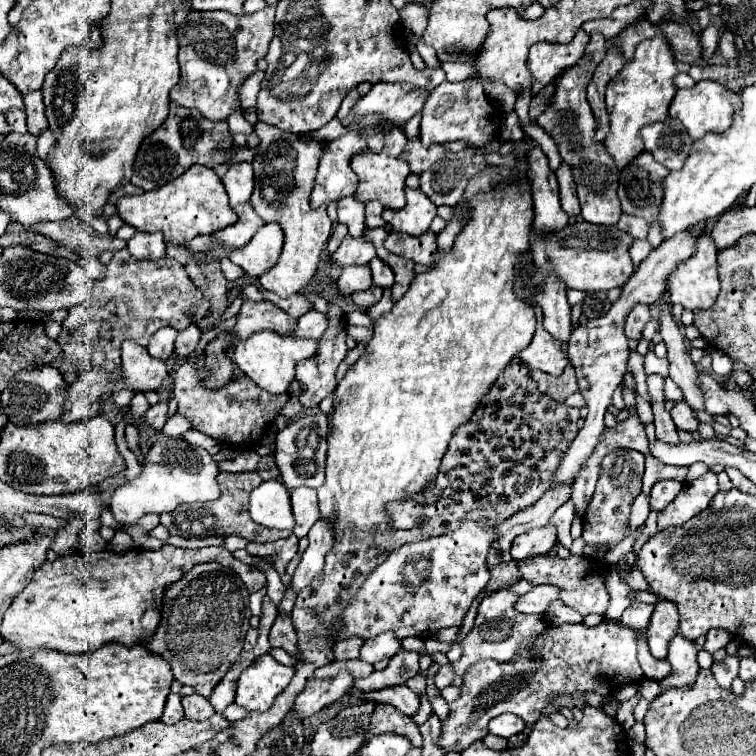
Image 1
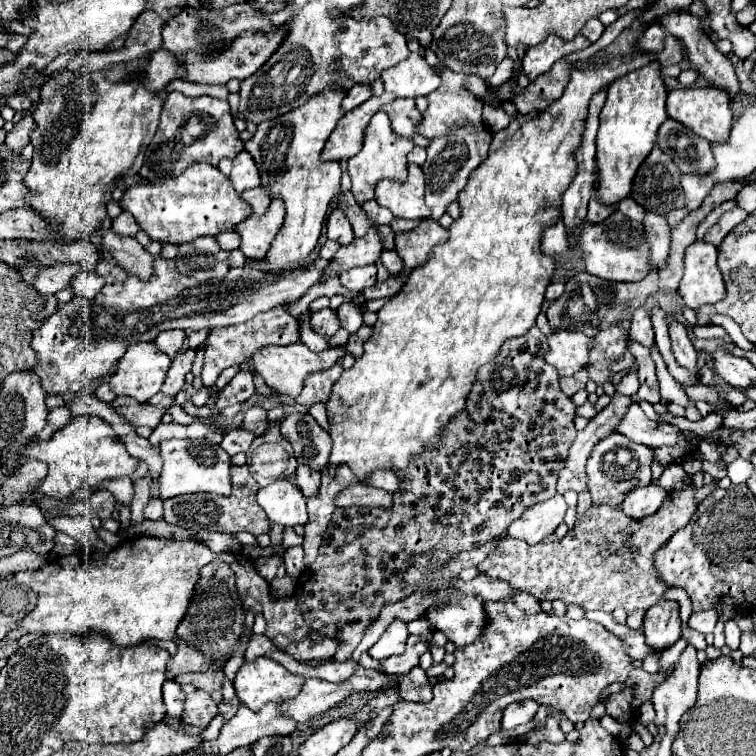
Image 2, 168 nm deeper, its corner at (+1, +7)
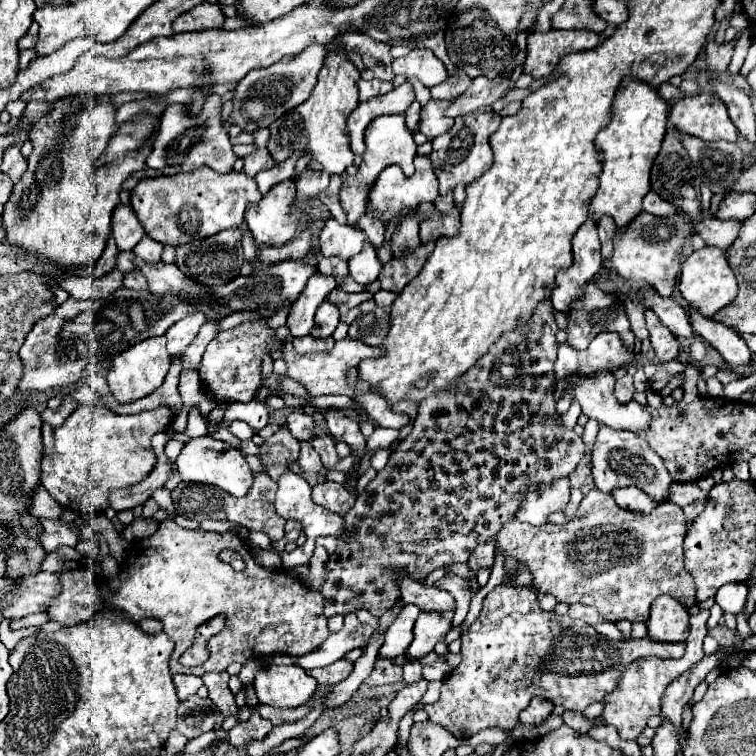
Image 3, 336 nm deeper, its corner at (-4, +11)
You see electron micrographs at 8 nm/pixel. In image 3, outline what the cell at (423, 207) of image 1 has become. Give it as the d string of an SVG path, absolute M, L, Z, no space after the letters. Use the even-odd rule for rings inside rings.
M415 157L415 173L411 177L405 177L403 171L399 167L387 167L381 171L381 175L377 177L371 193L369 193L369 205L367 205L367 213L371 213L373 217L383 217L385 221L389 221L391 217L399 215L399 213L407 213L411 211L415 205L425 203L425 201L435 201L435 197L439 195L437 191L437 177L431 169L431 161L429 157Z

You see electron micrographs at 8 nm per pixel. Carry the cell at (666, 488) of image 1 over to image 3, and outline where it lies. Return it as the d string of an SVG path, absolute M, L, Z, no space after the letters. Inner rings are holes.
M637 487L615 489L611 495L621 509L631 509L635 513L645 513L645 515L651 513L661 503L661 501L653 501L653 497L649 497L647 493L643 493Z

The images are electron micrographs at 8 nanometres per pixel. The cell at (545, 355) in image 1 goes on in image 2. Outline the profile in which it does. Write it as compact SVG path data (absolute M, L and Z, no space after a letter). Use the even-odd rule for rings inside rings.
M556 331L548 337L548 345L550 351L544 359L558 369L560 377L572 377L576 371L588 365L592 341L584 333Z

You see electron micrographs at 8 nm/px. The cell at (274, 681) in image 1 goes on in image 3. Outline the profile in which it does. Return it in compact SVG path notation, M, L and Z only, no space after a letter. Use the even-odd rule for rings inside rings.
M269 665L257 671L253 687L261 705L297 707L313 695L317 681L299 665Z

